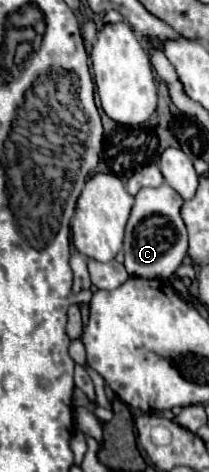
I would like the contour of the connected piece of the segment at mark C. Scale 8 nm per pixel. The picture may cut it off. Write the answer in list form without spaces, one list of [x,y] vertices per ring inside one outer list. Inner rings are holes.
[[[160,185],[154,189],[144,187],[136,193],[136,201],[130,219],[126,223],[126,235],[124,235],[124,267],[128,275],[146,277],[146,279],[168,279],[182,265],[188,251],[188,233],[180,217],[180,205],[182,205],[182,197],[168,185]]]

